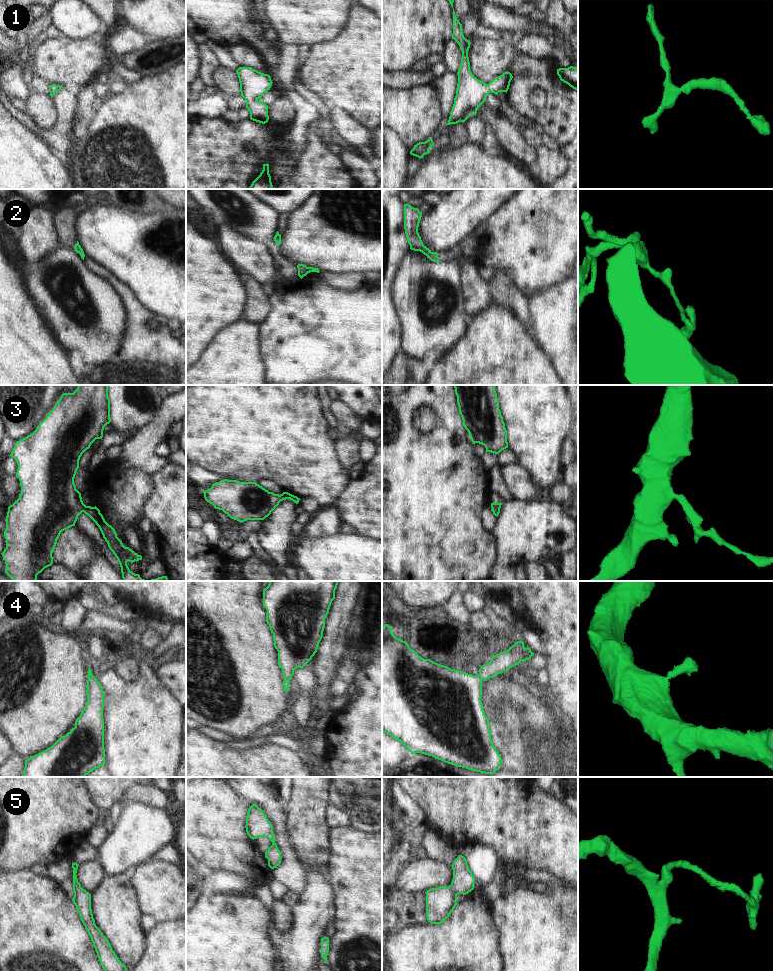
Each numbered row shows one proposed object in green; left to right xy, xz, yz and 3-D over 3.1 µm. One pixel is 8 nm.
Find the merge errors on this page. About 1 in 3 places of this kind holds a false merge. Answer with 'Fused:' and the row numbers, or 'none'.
Fused: none

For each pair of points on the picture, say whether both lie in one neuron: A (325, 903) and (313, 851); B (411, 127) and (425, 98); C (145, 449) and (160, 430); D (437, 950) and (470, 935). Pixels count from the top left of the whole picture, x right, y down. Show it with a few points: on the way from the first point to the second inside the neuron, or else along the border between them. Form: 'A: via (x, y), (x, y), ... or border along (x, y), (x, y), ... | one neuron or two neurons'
A: border along (322, 870), (309, 869), (307, 871) | two neurons
B: via (413, 120), (415, 112), (421, 105) | one neuron
C: via (146, 444), (155, 435) | one neuron
D: via (445, 950), (455, 950), (462, 943) | one neuron

